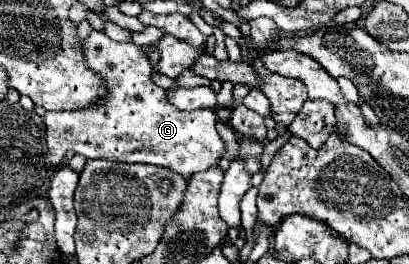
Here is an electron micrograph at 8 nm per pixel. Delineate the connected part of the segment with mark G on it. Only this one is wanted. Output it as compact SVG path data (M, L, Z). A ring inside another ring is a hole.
M91 32L83 42L85 62L103 74L109 84L109 98L101 100L99 104L75 110L75 112L45 112L45 126L47 126L47 152L43 162L47 166L59 166L65 158L67 150L83 154L85 158L105 158L115 162L139 162L139 164L155 164L163 168L171 168L181 176L191 176L197 172L205 172L211 166L217 166L219 160L225 156L227 146L219 138L215 130L215 112L209 108L203 110L177 110L167 98L165 90L155 86L151 80L151 64L145 58L145 52L129 42L115 42L103 32Z

